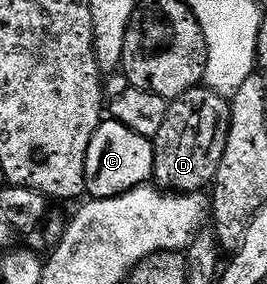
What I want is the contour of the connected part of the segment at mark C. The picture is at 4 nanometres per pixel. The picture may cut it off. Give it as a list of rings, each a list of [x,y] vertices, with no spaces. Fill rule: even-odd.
[[[111,117],[102,118],[101,123],[95,129],[91,141],[87,145],[85,154],[85,189],[94,199],[106,199],[112,195],[121,195],[133,187],[140,187],[153,174],[153,141],[150,136],[140,135],[127,125],[116,123]]]

